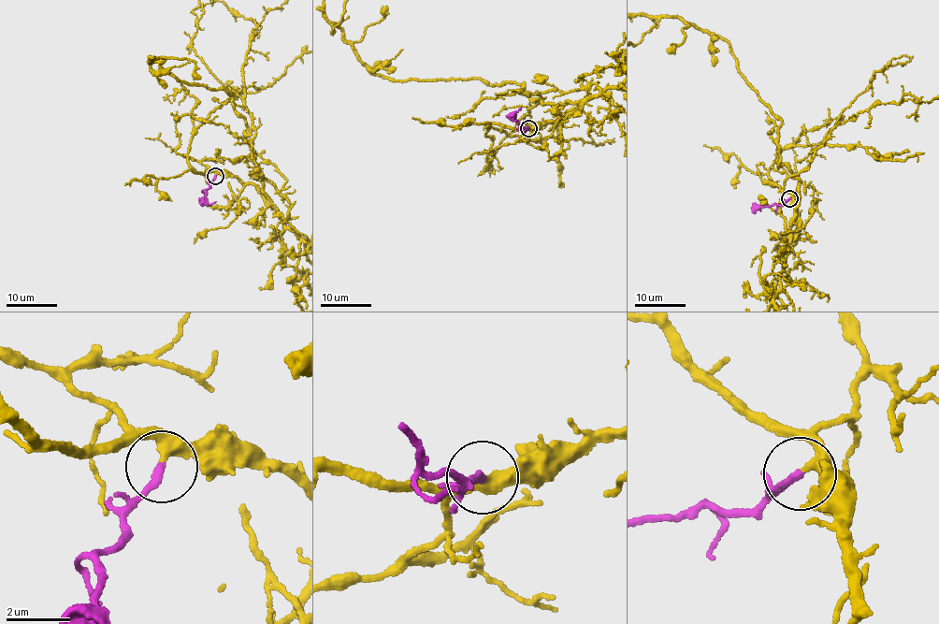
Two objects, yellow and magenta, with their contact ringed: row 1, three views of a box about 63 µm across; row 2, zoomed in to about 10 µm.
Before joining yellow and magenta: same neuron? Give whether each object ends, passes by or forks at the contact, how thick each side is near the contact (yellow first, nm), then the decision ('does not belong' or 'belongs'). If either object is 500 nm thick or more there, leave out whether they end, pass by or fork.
yellow passes by; magenta ends; calibres 280 and 240 nm; belongs

